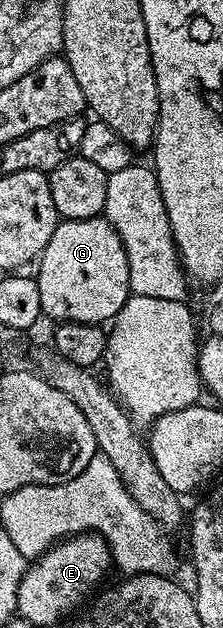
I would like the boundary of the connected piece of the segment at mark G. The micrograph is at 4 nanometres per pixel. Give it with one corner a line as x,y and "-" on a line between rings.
95,219
93,221
68,221
59,220
56,231
52,231
52,239
48,239
48,247
44,247
42,256
36,262
36,276
40,287
40,307
47,318
51,317
51,322
75,321
76,323
88,323
89,325
102,325
113,322
114,316
124,307
124,303
131,297
129,287
129,267
128,256
125,254
124,243
121,242
120,235
105,219

